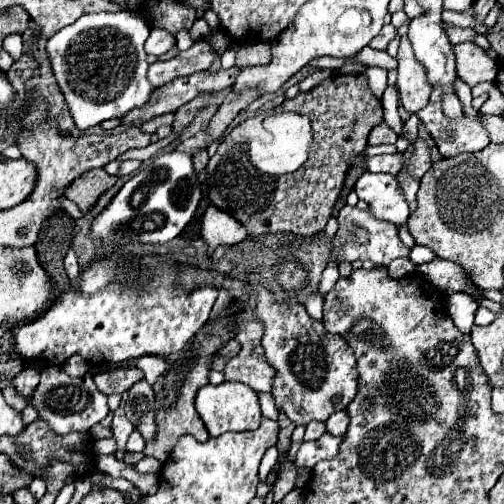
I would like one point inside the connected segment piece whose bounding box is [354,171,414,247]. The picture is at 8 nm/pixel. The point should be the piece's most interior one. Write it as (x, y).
(385, 197)

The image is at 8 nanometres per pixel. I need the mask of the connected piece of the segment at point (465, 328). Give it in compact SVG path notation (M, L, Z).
M454 293L446 299L446 309L448 309L452 321L456 323L456 327L464 335L470 333L470 329L474 325L474 313L478 309L478 303L466 293Z

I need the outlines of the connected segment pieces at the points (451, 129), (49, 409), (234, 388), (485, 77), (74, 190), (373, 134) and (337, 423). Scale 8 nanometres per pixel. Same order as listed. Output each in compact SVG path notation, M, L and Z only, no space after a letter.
M428 103L416 115L426 125L428 133L434 137L442 157L474 153L476 149L484 149L490 143L488 133L484 133L484 127L480 125L480 117L448 121L448 117L444 117L440 109L440 103Z
M46 367L40 375L40 383L30 395L30 405L38 411L40 419L48 423L48 427L56 435L68 435L68 433L88 433L88 429L96 423L100 423L108 415L106 395L100 393L92 381L92 375L84 377L68 377L62 367Z
M224 381L220 385L204 385L196 395L196 411L204 421L210 437L218 437L226 431L254 431L262 419L256 393L244 383L230 381Z
M476 43L454 45L452 51L456 55L456 73L464 83L474 87L482 81L496 81L496 61L492 61Z
M90 169L88 173L72 181L72 185L64 189L64 195L74 201L82 213L86 213L96 203L96 199L114 183L116 177L108 175L104 169Z
M384 121L376 125L368 135L368 145L382 145L382 143L396 143L398 135L392 127L388 127Z
M338 411L338 413L332 413L326 421L326 433L334 435L334 437L340 437L344 435L344 429L348 427L348 415L346 411Z

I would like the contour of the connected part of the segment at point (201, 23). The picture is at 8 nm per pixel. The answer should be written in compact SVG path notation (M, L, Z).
M200 17L200 19L192 25L192 29L190 29L190 37L192 37L194 41L200 41L200 39L204 39L204 37L208 35L208 31L210 31L208 23Z

